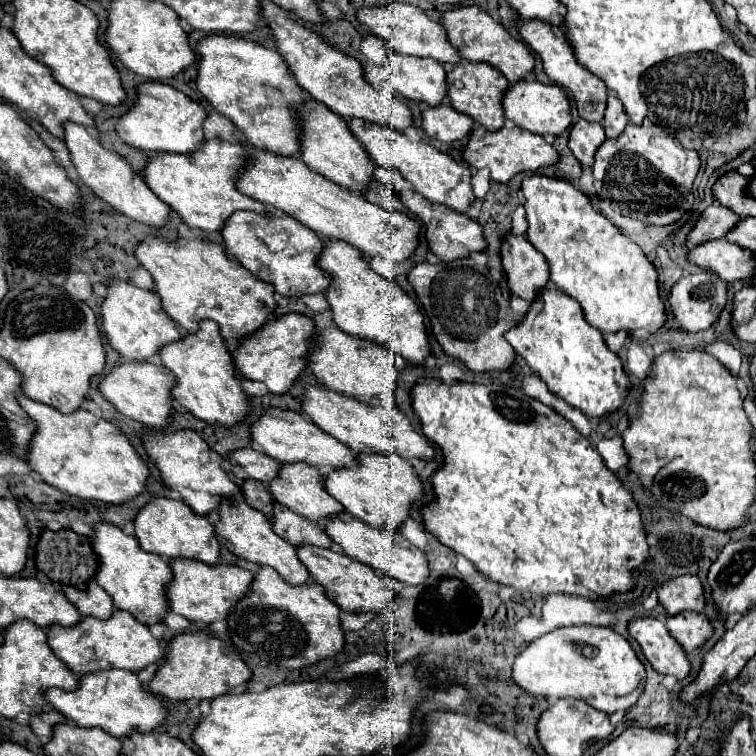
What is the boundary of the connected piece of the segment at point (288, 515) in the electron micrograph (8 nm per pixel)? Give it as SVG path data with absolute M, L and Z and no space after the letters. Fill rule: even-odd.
M274 501L272 529L276 535L286 539L294 547L304 545L304 543L318 545L318 547L332 547L330 537L324 533L324 529L318 523L310 519L302 519L302 515L290 511L288 507L282 507L276 501Z

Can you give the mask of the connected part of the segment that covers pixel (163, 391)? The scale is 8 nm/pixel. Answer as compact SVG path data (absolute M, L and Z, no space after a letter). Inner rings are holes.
M122 361L112 367L108 375L100 379L100 393L110 401L122 415L146 425L146 427L164 427L170 421L170 387L174 385L174 375L170 369L160 367L152 361Z

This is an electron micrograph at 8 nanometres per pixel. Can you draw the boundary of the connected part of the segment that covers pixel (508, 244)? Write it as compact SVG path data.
M506 235L500 249L502 269L512 293L532 301L536 291L548 283L548 263L522 235Z

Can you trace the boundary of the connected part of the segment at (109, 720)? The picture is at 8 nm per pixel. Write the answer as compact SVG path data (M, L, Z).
M122 669L86 673L80 677L80 685L74 691L48 689L46 701L58 713L62 713L68 721L82 727L100 727L114 737L128 735L132 729L142 731L142 733L154 731L168 717L168 709L162 705L162 701L154 693L148 693L142 687L136 673L122 671Z

